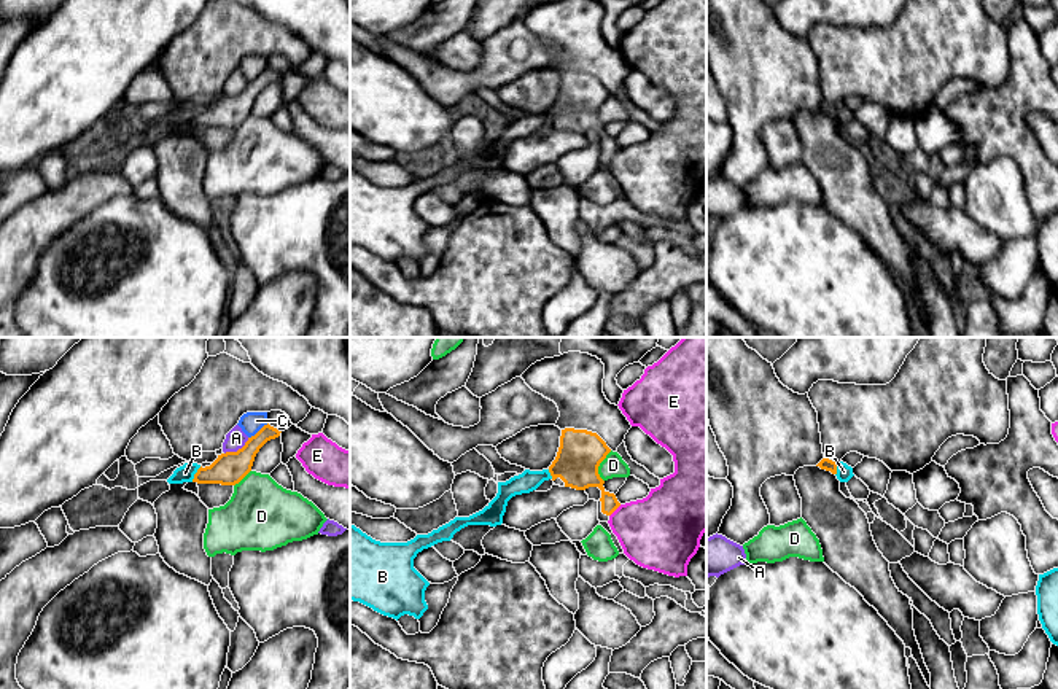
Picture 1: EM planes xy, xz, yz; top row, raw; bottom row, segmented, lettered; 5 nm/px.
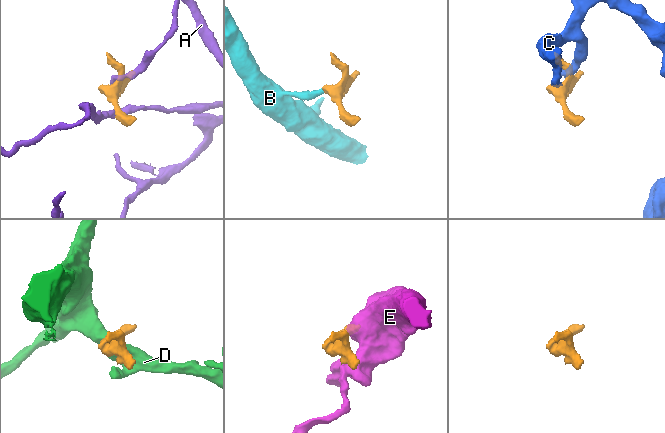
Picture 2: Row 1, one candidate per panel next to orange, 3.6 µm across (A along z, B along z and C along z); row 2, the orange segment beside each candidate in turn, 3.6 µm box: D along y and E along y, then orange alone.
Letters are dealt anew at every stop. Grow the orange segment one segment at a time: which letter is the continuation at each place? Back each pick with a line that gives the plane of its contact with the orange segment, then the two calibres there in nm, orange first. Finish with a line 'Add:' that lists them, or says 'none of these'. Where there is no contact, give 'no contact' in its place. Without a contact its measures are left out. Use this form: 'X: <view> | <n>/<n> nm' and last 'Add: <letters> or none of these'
Add: none of these

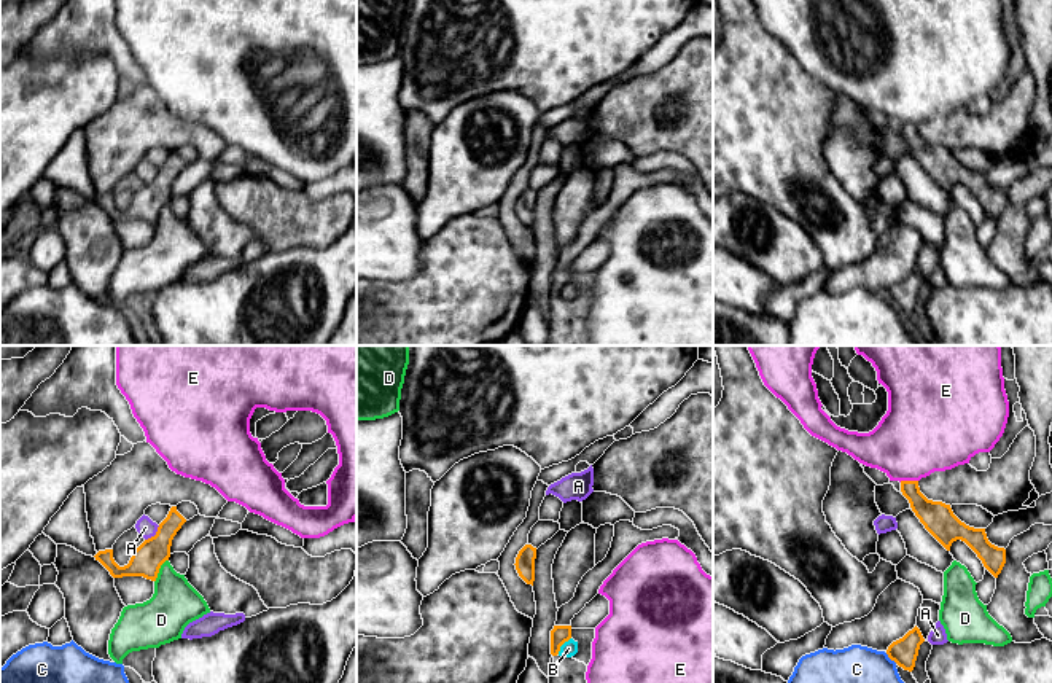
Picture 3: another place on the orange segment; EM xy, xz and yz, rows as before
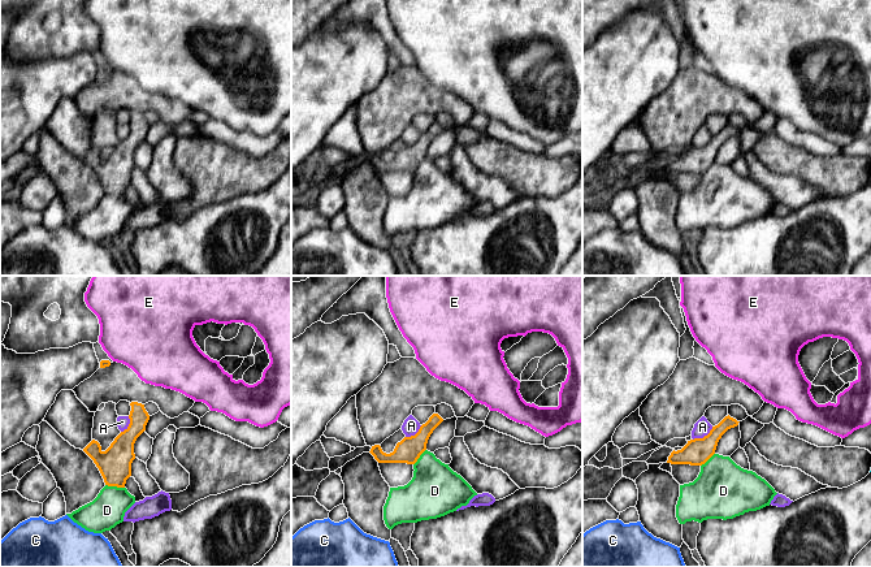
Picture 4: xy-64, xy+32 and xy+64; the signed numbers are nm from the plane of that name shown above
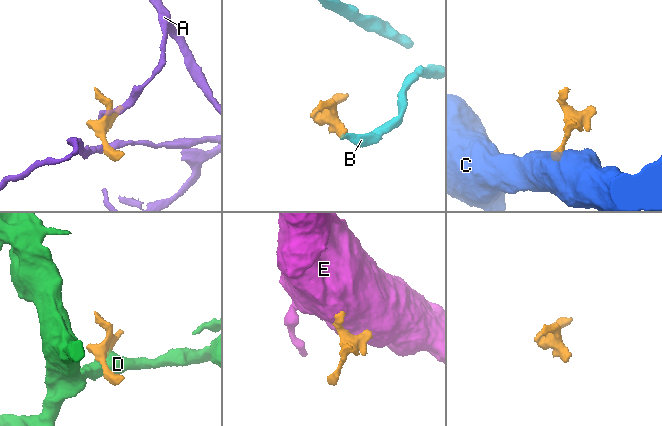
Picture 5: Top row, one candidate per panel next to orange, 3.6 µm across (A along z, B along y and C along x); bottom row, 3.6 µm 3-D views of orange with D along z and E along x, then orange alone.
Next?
E: yz | 160/400 nm
Add: E

